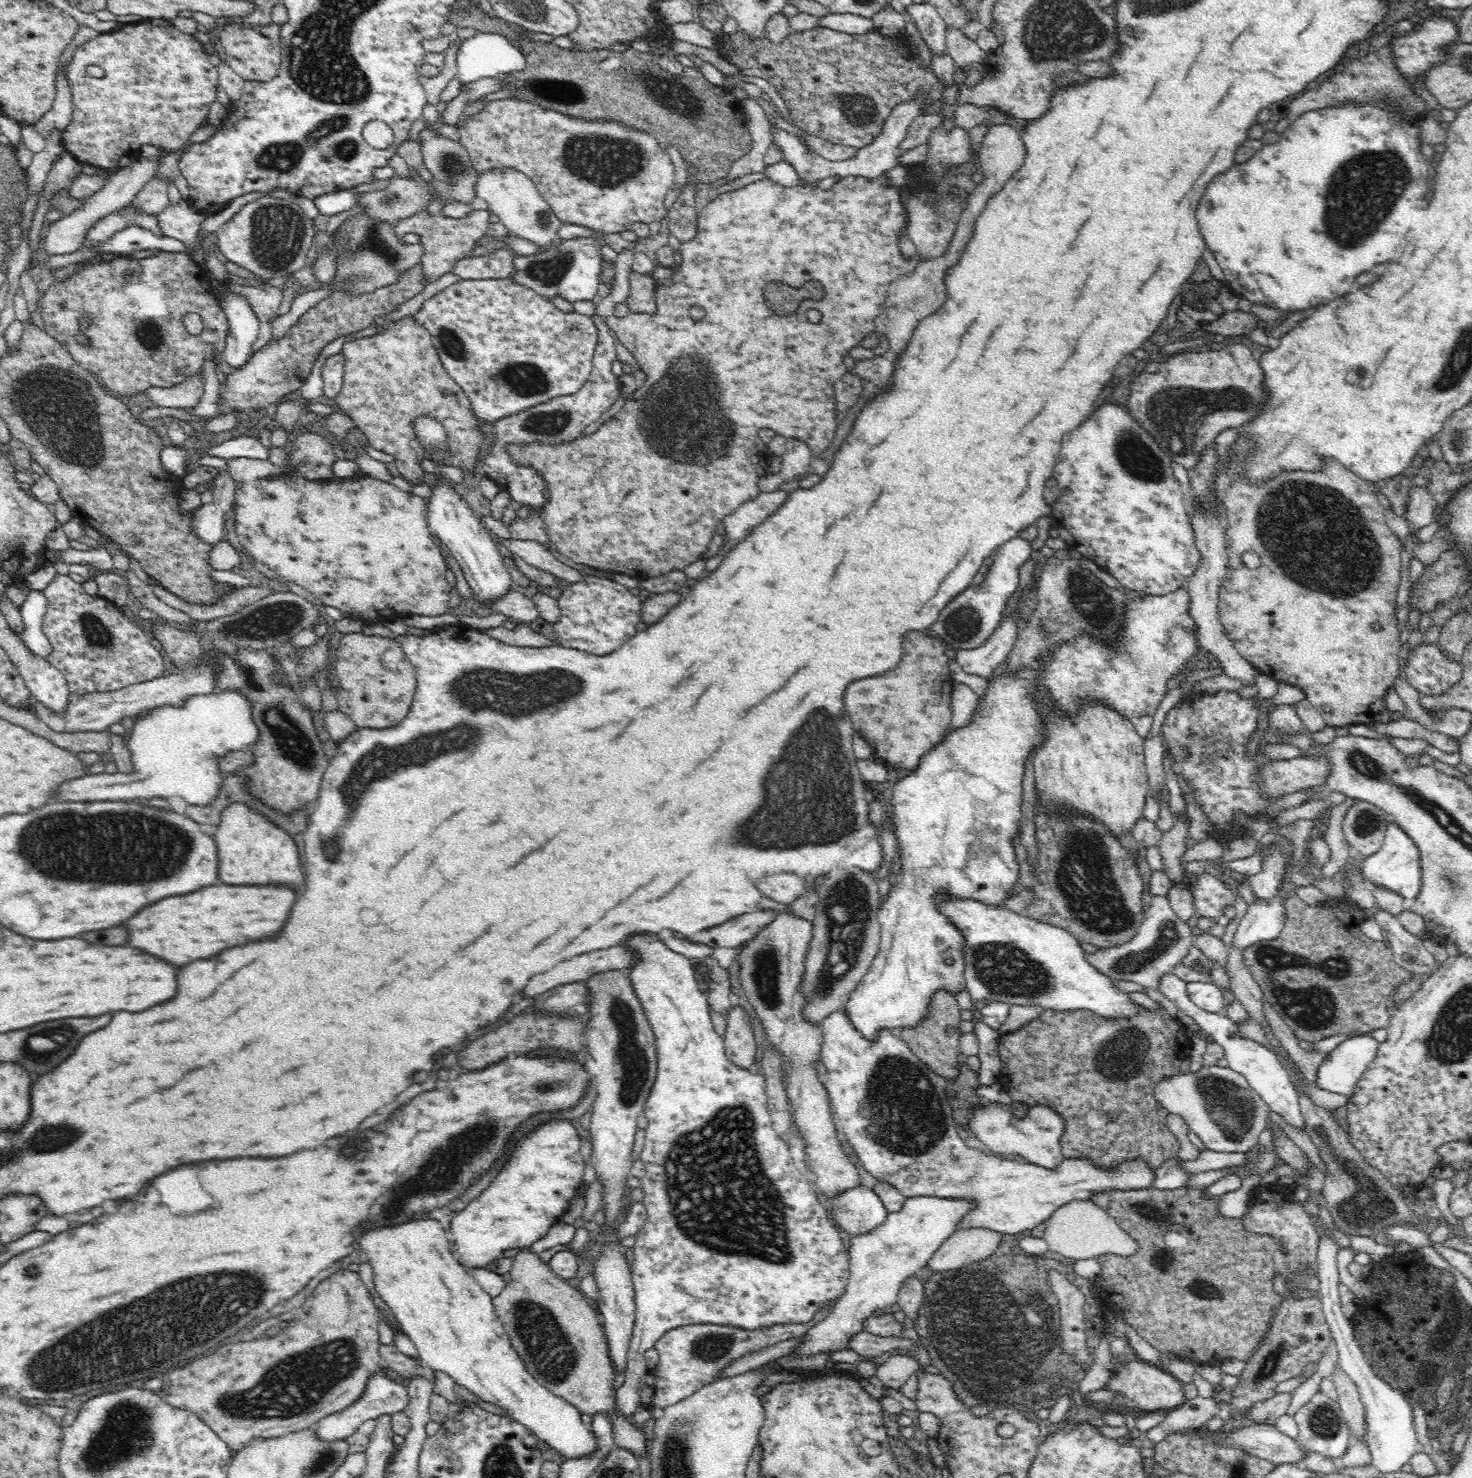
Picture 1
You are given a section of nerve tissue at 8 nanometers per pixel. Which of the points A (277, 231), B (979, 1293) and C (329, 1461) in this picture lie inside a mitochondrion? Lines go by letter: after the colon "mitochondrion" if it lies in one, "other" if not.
A: mitochondrion
B: mitochondrion
C: mitochondrion

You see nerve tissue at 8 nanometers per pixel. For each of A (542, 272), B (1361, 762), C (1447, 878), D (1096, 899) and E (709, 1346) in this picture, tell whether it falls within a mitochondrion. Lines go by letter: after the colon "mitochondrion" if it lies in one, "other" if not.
A: mitochondrion
B: mitochondrion
C: mitochondrion
D: mitochondrion
E: mitochondrion

